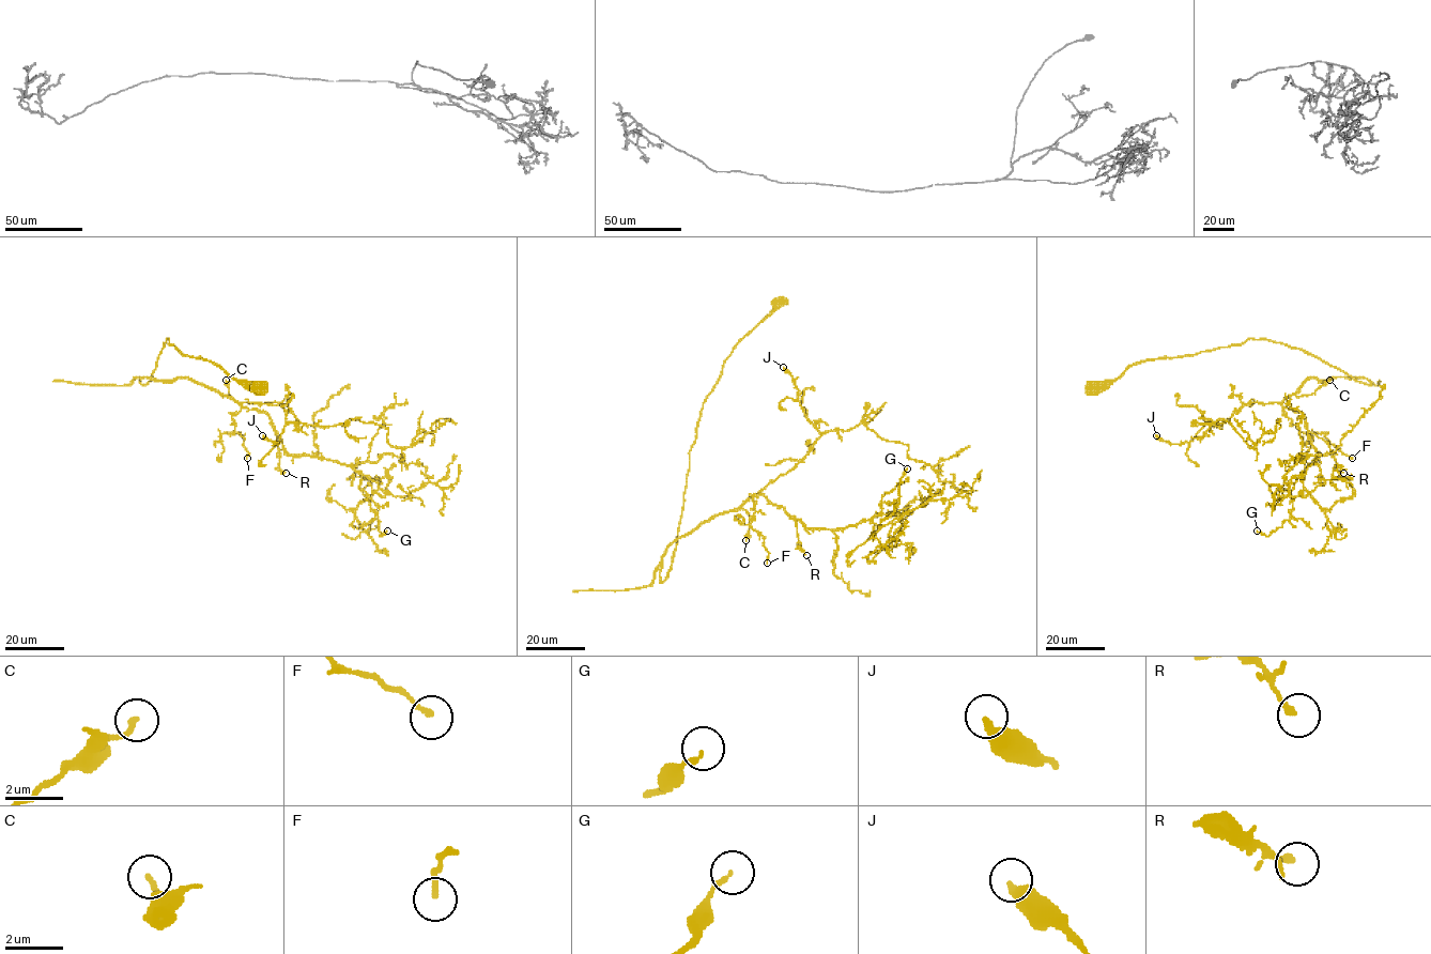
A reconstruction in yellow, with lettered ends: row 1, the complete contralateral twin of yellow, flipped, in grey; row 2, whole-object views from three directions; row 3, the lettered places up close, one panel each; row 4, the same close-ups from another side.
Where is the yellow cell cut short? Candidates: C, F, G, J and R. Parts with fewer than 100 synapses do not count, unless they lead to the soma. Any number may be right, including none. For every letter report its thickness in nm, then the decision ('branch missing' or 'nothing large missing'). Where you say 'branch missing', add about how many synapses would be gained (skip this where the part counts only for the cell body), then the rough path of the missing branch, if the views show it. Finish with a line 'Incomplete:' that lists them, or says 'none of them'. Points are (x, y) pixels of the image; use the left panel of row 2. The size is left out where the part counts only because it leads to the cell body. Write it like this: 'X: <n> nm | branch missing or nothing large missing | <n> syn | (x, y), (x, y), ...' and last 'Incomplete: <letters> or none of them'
C: 180 nm | nothing large missing
F: 160 nm | nothing large missing
G: 140 nm | nothing large missing
J: 360 nm | nothing large missing
R: 220 nm | nothing large missing
Incomplete: none of them

